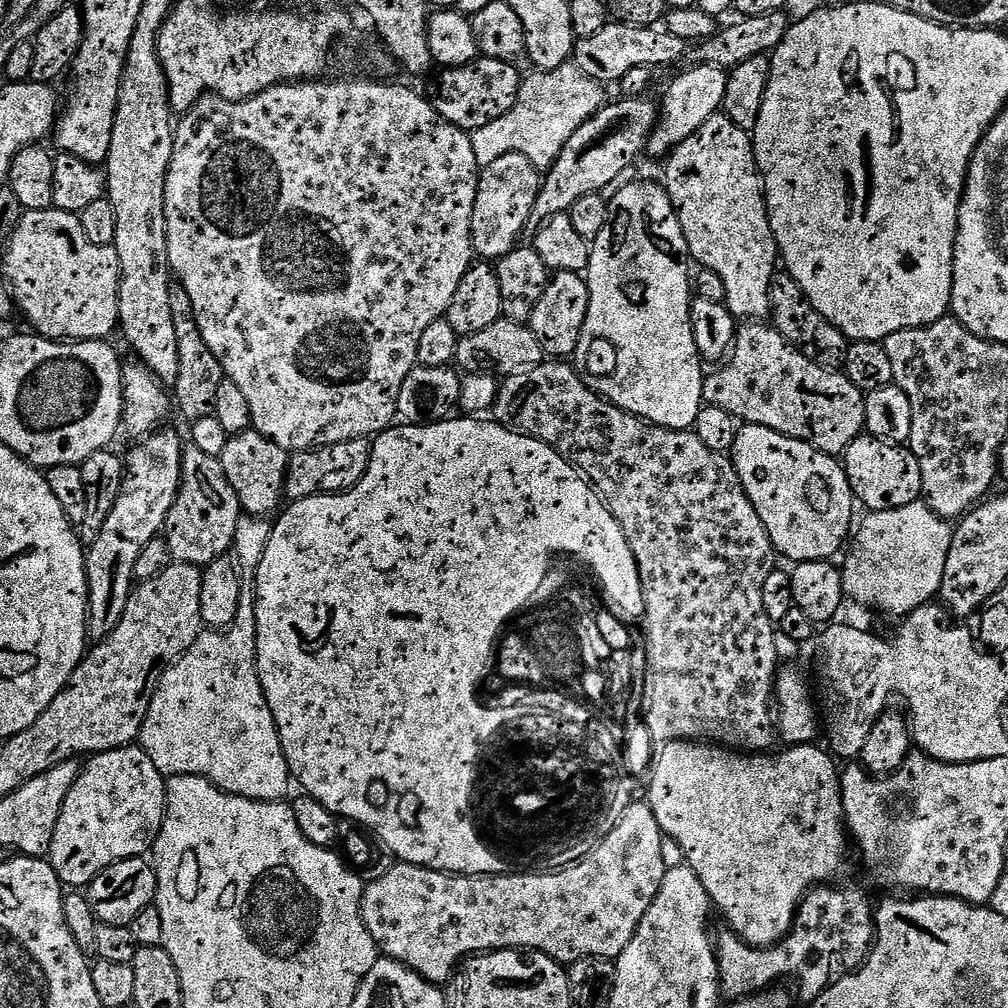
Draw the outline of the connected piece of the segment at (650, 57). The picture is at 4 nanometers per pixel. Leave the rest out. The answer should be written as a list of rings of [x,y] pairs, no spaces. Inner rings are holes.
[[[609,22],[594,37],[586,37],[577,43],[574,62],[594,80],[623,81],[635,68],[659,70],[663,64],[676,64],[683,58],[684,51],[686,45],[682,38],[674,38],[674,34],[659,27]]]

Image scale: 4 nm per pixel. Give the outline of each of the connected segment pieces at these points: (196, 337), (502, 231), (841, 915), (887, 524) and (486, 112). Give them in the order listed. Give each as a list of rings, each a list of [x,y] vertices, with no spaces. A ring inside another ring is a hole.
[[[173,286],[170,290],[170,310],[174,314],[174,330],[178,334],[178,354],[180,355],[179,378],[174,386],[174,404],[180,407],[180,412],[188,422],[206,418],[216,411],[218,402],[218,390],[226,380],[224,367],[218,362],[206,346],[206,342],[200,333],[200,327],[196,324],[192,299],[186,290],[179,286]]]
[[[516,152],[506,154],[505,157],[490,162],[490,166],[481,171],[480,185],[478,186],[478,194],[474,202],[474,214],[472,215],[472,250],[481,261],[499,262],[521,243],[520,235],[523,234],[528,219],[530,221],[533,219],[541,183],[541,170],[536,168],[530,158]]]
[[[817,886],[805,896],[802,903],[800,903],[800,911],[796,913],[796,923],[792,925],[792,931],[784,937],[778,944],[772,945],[771,948],[754,948],[752,945],[741,940],[735,932],[731,930],[724,930],[721,936],[718,936],[718,943],[716,944],[716,957],[720,962],[720,983],[722,985],[722,992],[725,997],[732,996],[731,998],[751,998],[765,990],[771,989],[777,982],[784,982],[780,980],[796,979],[800,980],[800,996],[805,1002],[819,1000],[820,995],[825,992],[827,988],[832,987],[841,976],[849,975],[856,971],[861,964],[868,958],[868,953],[874,947],[874,904],[864,897],[864,892],[860,888],[832,888],[836,886]]]
[[[924,502],[902,506],[898,510],[868,512],[865,520],[858,524],[858,531],[851,541],[852,553],[842,563],[844,595],[856,604],[865,604],[868,608],[877,608],[880,612],[889,612],[892,616],[907,618],[914,610],[931,604],[940,595],[942,578],[946,574],[946,558],[952,545],[953,525],[940,517]]]
[[[477,58],[461,68],[449,68],[443,73],[434,95],[434,107],[443,120],[469,134],[477,132],[495,119],[511,111],[521,99],[522,73],[507,60]]]

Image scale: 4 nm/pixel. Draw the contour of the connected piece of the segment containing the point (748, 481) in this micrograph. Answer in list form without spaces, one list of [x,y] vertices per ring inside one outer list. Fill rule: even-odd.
[[[757,424],[741,427],[730,459],[779,555],[789,556],[792,562],[827,561],[844,539],[846,544],[854,528],[854,497],[839,459]]]

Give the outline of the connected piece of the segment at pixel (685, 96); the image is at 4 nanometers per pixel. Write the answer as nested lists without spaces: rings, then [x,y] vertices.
[[[713,64],[692,66],[689,72],[682,73],[669,86],[668,93],[664,96],[664,105],[659,105],[656,128],[648,139],[647,155],[667,157],[675,152],[678,145],[695,136],[708,119],[723,109],[727,85],[728,72]]]

